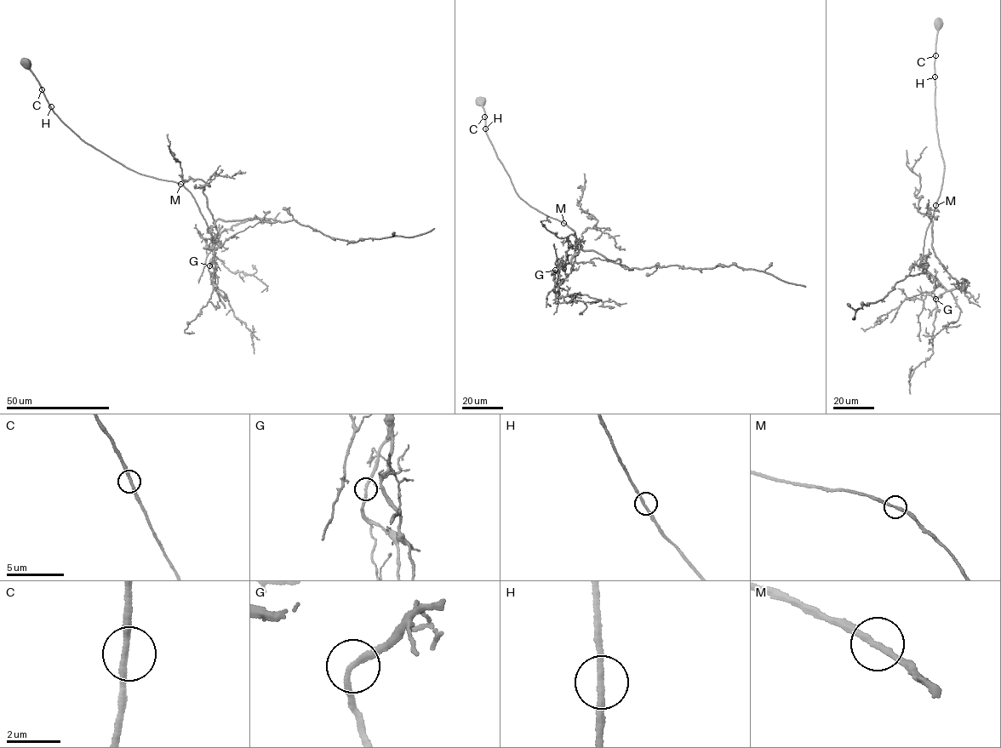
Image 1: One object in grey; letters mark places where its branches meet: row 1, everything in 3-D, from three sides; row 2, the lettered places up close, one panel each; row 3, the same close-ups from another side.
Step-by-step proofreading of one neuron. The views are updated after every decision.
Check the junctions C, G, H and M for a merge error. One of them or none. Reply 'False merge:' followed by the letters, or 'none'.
False merge: none

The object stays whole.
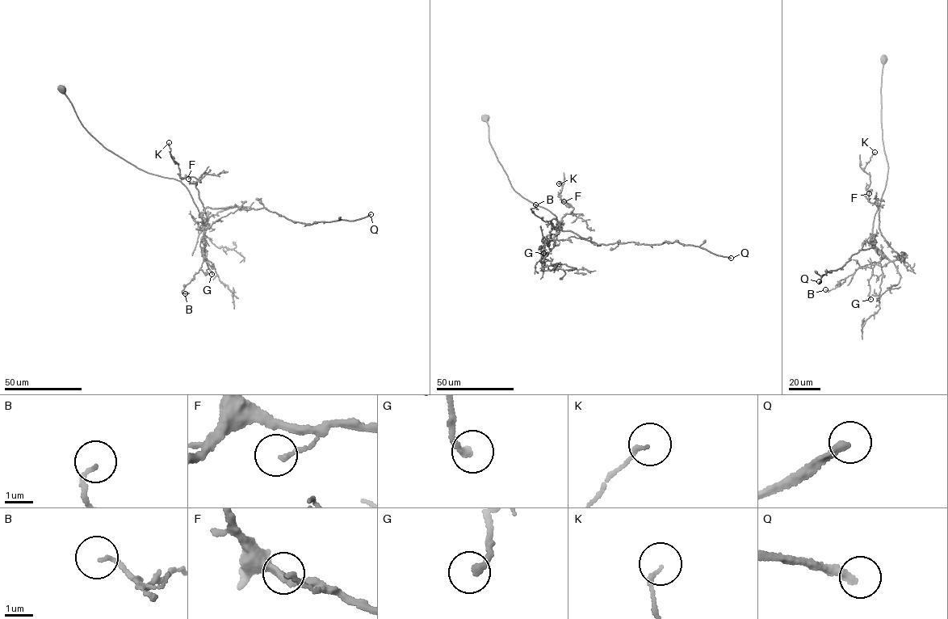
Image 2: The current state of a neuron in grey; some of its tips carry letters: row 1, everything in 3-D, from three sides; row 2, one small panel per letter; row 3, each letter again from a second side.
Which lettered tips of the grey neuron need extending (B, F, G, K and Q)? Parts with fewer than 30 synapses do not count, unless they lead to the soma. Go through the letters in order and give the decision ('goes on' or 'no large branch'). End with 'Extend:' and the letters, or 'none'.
B: no large branch
F: no large branch
G: no large branch
K: no large branch
Q: goes on
Extend: Q

